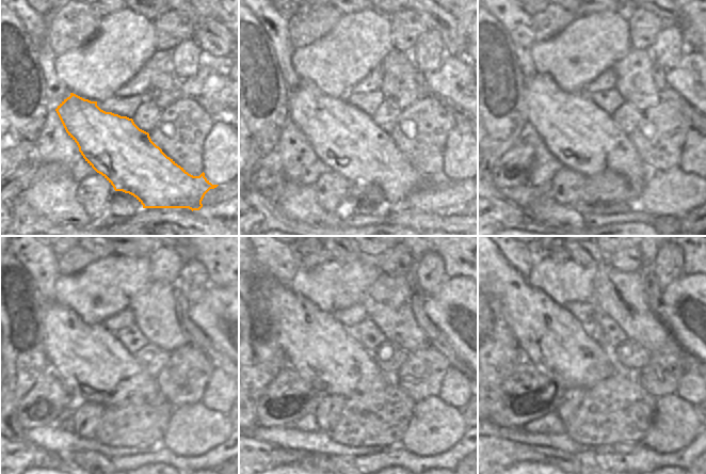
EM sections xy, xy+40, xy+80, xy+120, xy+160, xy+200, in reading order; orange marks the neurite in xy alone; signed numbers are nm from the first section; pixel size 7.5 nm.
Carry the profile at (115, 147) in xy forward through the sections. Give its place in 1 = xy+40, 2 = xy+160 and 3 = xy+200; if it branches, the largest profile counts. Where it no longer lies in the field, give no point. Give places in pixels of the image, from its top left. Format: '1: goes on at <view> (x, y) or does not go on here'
1: goes on at xy+40 (345, 138)
2: goes on at xy+160 (314, 338)
3: goes on at xy+200 (552, 338)

